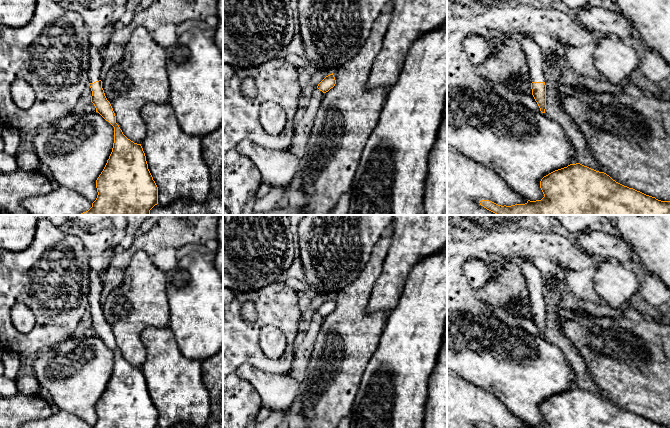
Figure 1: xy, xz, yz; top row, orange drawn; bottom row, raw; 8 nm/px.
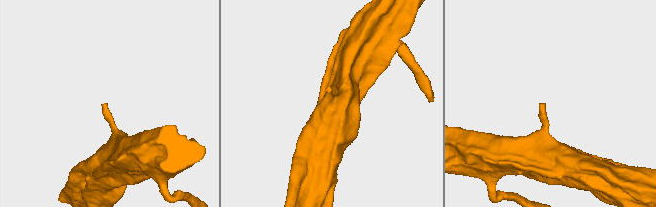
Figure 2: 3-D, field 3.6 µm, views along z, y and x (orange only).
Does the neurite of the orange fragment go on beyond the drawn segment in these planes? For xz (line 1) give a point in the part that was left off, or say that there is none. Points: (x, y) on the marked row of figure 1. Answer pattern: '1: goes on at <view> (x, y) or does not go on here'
1: does not go on here

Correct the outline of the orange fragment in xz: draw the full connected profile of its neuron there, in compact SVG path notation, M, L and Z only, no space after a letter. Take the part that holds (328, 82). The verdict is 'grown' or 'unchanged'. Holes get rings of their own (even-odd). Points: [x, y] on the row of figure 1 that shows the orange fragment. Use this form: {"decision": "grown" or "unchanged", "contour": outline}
{"decision": "unchanged", "contour": "M332 74L326 76L317 86L317 88L323 93L328 92L331 88L333 88L336 84L335 77Z"}

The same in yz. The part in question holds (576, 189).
{"decision": "unchanged", "contour": "M580 163L555 170L540 181L544 194L541 200L525 204L501 206L489 200L480 205L496 215L670 215L670 201L661 201L633 188L624 186L604 172Z"}

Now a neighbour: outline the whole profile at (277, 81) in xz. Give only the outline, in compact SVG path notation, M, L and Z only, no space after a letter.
M278 58L253 68L238 69L229 80L223 80L223 205L230 215L254 215L257 191L262 184L260 171L248 157L237 151L237 146L243 140L250 140L263 148L288 151L299 117L301 93L298 68ZM246 78L252 78L256 83L255 99L247 99L242 94L242 81ZM265 102L277 103L286 113L285 127L278 135L268 134L260 123L259 109Z

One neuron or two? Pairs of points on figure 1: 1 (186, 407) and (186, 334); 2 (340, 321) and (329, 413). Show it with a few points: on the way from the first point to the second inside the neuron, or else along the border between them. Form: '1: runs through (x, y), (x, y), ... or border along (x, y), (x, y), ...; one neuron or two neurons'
1: border along (175, 337), (178, 349), (184, 356), (201, 362); two neurons
2: runs through (346, 344), (342, 372), (330, 390); one neuron

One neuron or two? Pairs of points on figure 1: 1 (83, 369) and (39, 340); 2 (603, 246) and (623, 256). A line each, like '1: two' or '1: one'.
1: two
2: one

